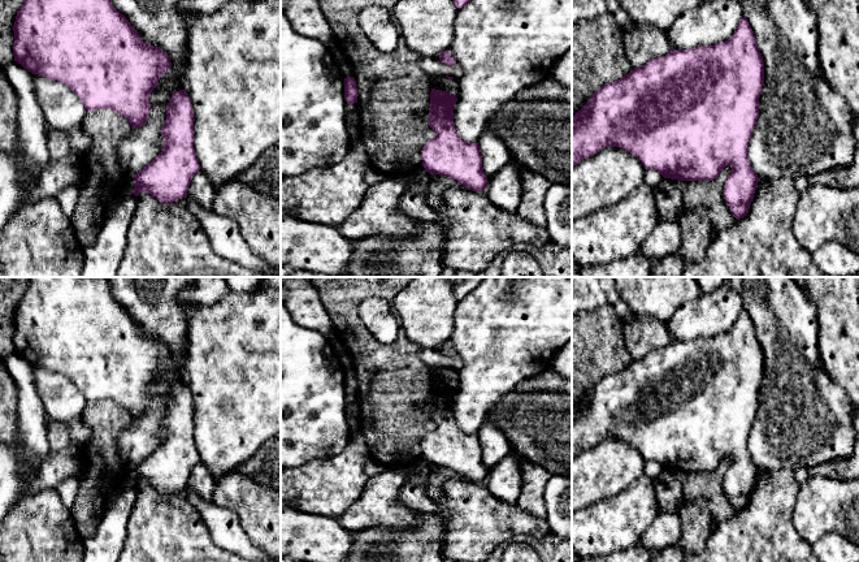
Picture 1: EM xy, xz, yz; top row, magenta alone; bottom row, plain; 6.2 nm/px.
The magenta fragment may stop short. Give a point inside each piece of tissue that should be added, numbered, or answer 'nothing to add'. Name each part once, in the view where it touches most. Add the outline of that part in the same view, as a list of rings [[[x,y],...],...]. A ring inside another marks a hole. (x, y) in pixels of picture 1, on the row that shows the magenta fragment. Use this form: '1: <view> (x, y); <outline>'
nothing to add

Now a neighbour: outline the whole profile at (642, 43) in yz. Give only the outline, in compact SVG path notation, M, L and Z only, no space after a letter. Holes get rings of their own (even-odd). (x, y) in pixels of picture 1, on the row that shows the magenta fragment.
M633 22L632 27L624 31L624 49L629 62L634 68L641 68L655 57L665 56L672 48L667 31L655 29L650 25L639 25Z

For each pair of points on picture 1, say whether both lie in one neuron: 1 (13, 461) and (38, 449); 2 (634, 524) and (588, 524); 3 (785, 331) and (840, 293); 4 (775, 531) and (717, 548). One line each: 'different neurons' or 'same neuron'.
1: same neuron
2: same neuron
3: different neurons
4: same neuron

